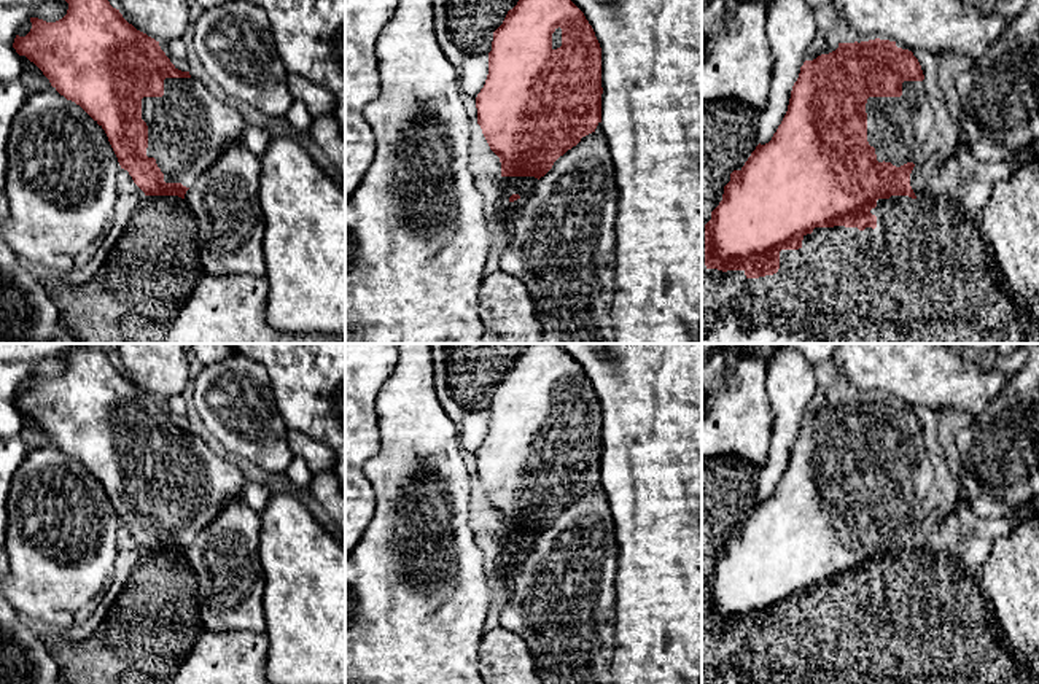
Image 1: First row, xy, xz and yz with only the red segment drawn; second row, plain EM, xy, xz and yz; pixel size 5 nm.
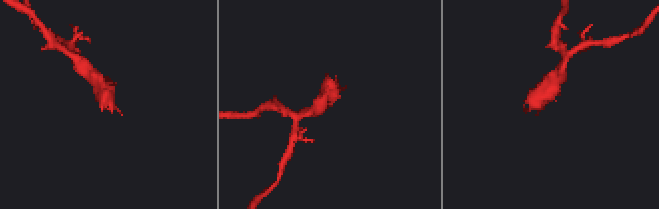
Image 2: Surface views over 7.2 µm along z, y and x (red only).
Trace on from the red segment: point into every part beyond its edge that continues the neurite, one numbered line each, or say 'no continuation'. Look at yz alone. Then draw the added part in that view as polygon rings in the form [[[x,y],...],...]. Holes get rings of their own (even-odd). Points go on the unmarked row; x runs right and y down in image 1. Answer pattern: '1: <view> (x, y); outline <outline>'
1: yz (895, 481); outline [[[904,437],[901,453],[869,453],[867,498],[878,519],[907,520],[907,507],[918,507],[934,482],[934,466],[924,437]]]

